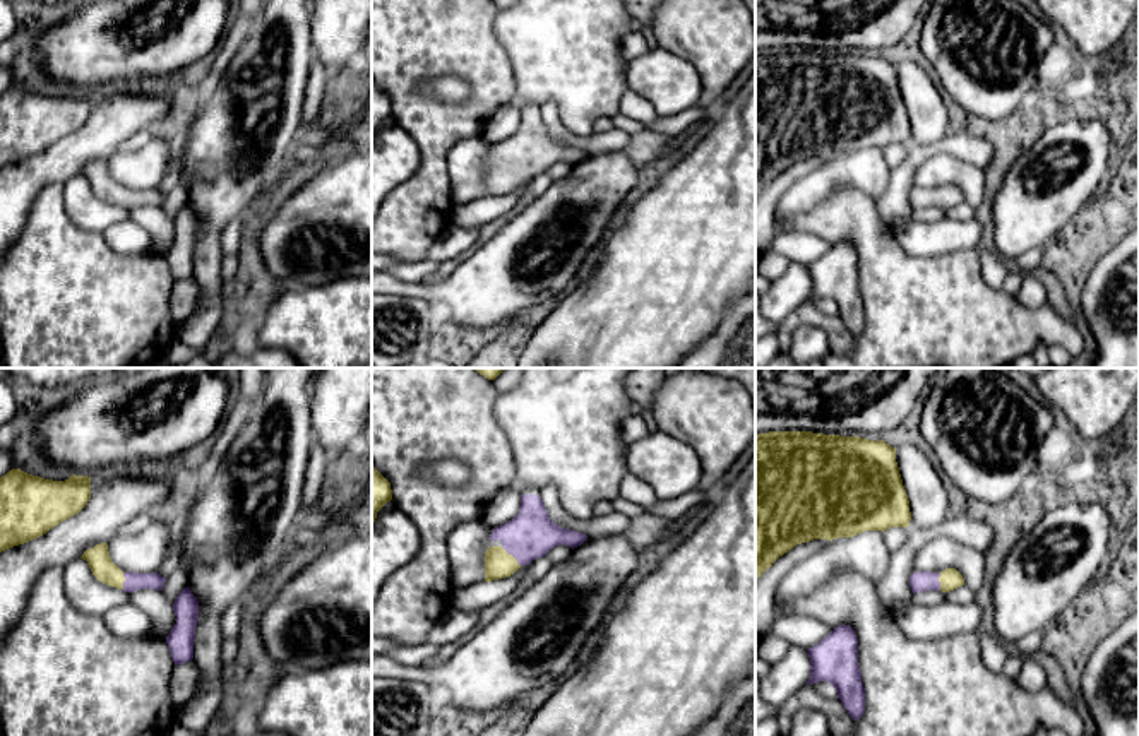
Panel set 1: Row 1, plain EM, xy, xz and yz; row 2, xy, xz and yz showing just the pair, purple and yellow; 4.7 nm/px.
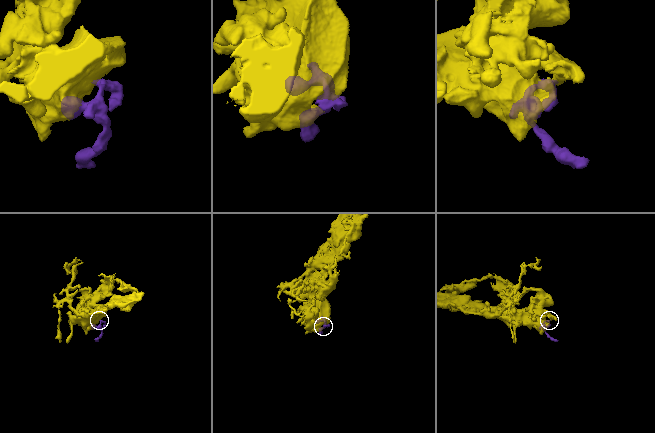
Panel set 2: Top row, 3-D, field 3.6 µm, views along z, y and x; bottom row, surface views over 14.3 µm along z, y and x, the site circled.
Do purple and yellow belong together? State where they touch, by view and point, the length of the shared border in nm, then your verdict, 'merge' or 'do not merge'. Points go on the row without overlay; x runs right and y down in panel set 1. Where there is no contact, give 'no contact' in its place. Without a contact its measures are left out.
xz (511, 170) | 130 nm | merge

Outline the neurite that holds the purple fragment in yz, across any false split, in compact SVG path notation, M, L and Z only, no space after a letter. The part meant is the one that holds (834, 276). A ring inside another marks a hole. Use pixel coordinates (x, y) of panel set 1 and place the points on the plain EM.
M850 241L836 243L819 260L808 265L810 296L829 298L838 310L838 315L853 334L858 337L865 327L865 305L858 282L858 255Z

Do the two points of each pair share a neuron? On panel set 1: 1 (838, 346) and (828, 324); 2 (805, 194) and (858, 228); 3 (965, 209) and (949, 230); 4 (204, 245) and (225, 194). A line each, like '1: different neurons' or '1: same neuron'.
1: same neuron
2: different neurons
3: different neurons
4: same neuron

